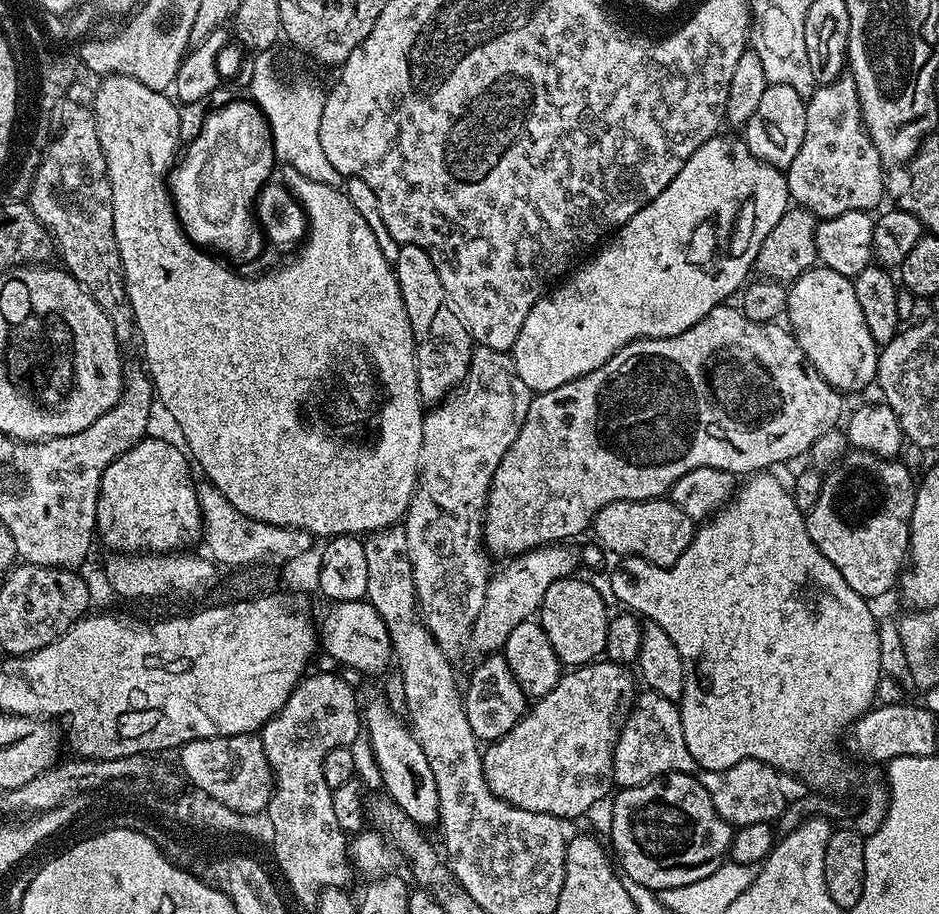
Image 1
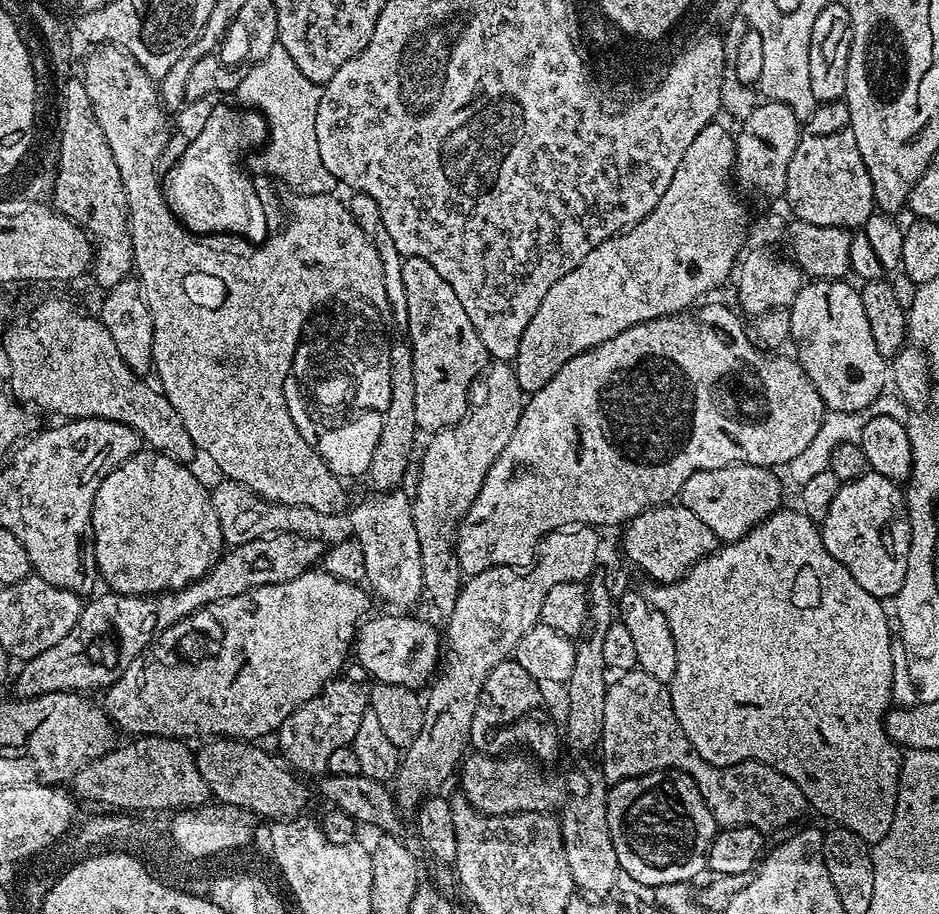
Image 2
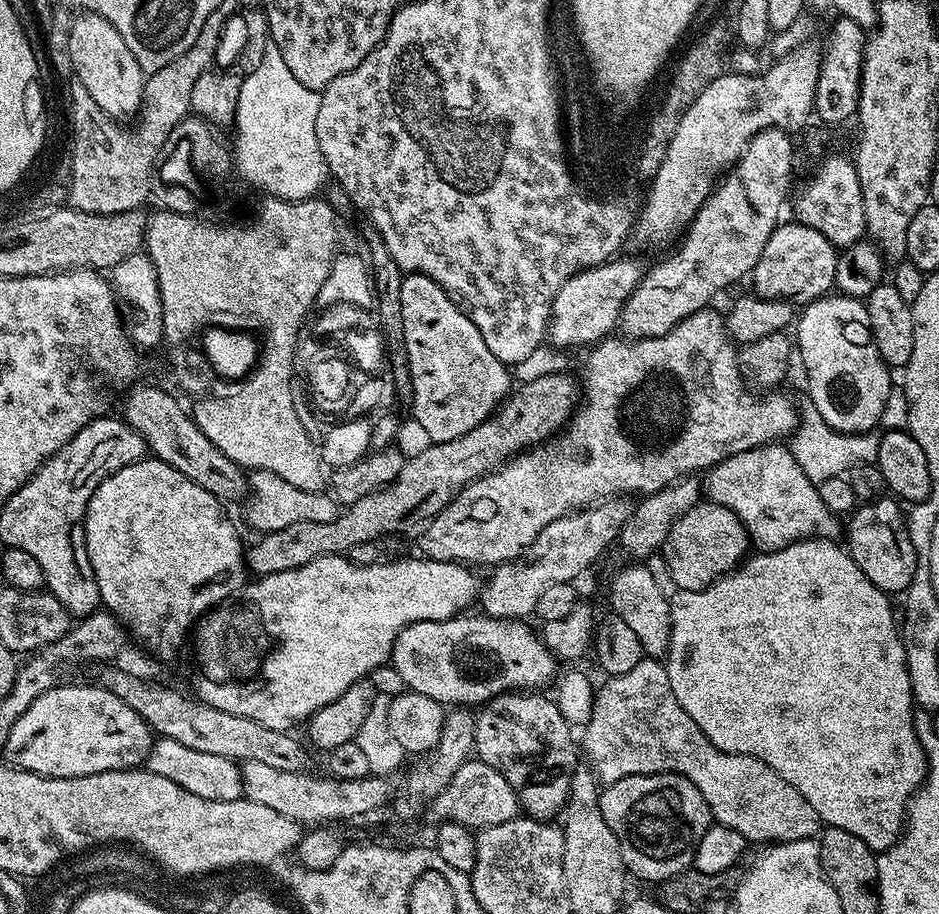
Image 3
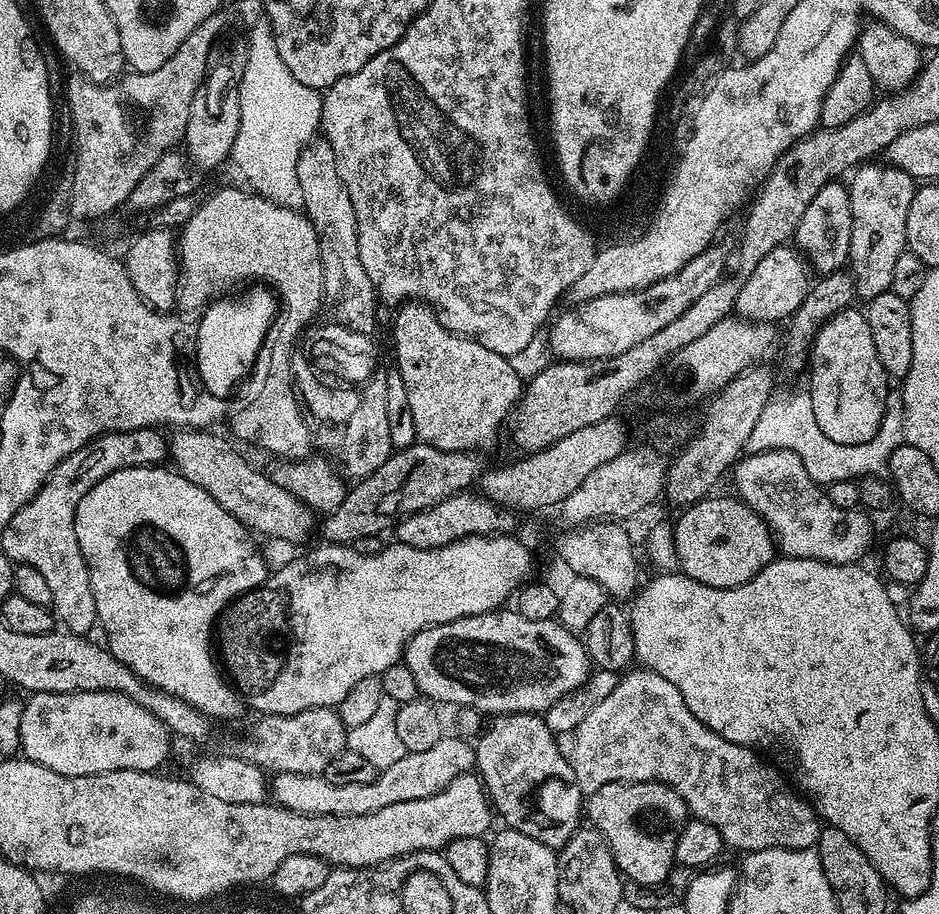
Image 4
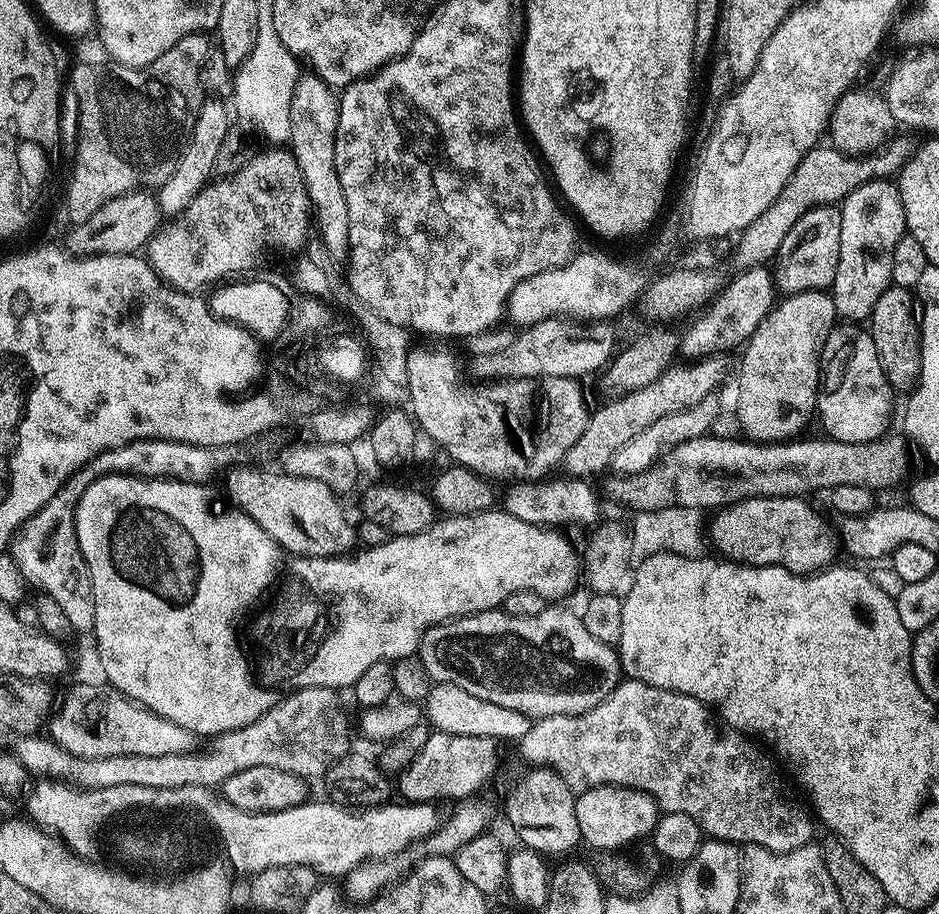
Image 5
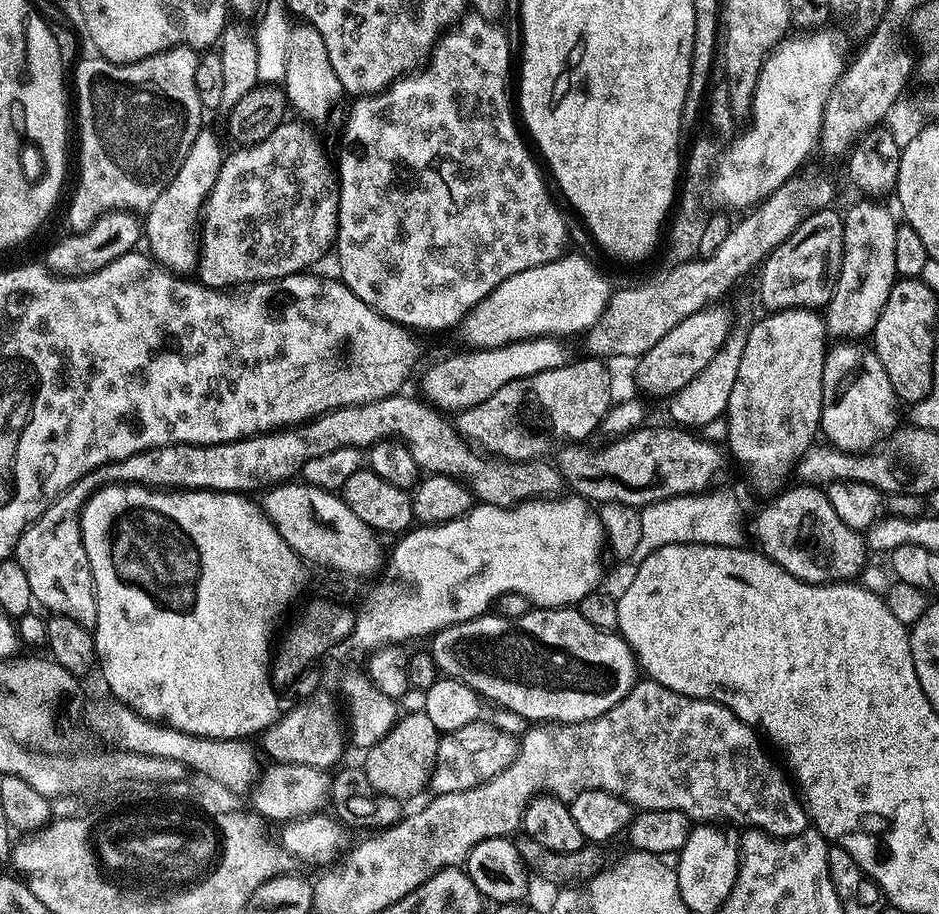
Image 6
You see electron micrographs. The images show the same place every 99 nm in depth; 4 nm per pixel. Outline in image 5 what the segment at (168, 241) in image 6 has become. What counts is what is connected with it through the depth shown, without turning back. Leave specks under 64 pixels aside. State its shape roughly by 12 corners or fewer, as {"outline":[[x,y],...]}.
{"outline":[[223,99],[200,105],[174,174],[161,213],[181,212],[213,179],[230,132]]}

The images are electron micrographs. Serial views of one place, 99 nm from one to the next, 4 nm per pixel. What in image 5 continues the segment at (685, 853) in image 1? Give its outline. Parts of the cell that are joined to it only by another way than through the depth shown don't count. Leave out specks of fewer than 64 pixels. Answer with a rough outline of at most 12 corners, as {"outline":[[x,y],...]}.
{"outline":[[637,788],[576,797],[578,830],[600,852],[647,841],[662,809]]}

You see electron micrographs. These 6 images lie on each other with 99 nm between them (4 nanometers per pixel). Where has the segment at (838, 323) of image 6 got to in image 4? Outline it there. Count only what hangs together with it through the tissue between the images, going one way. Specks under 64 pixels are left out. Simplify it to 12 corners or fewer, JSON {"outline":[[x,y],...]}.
{"outline":[[909,172],[851,173],[850,269],[867,302],[889,291],[908,247]]}

